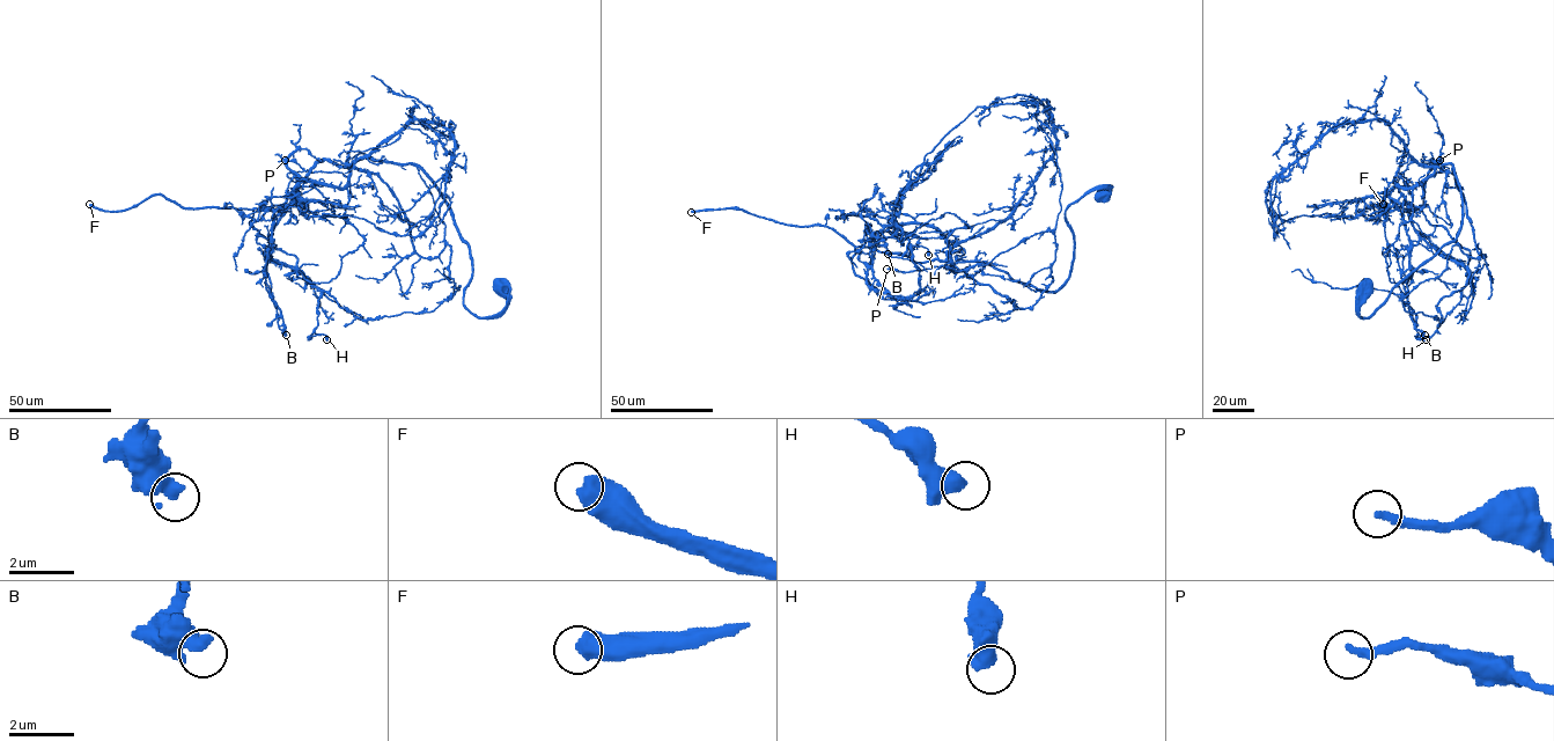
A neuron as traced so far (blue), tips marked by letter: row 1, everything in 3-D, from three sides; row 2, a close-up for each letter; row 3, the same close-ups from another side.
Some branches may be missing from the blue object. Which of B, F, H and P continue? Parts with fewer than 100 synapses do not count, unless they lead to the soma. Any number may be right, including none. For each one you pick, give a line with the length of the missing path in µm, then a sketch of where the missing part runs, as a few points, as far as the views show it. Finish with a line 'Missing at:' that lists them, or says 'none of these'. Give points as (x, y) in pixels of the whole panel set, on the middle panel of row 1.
F: 250 µm
Missing at: F

